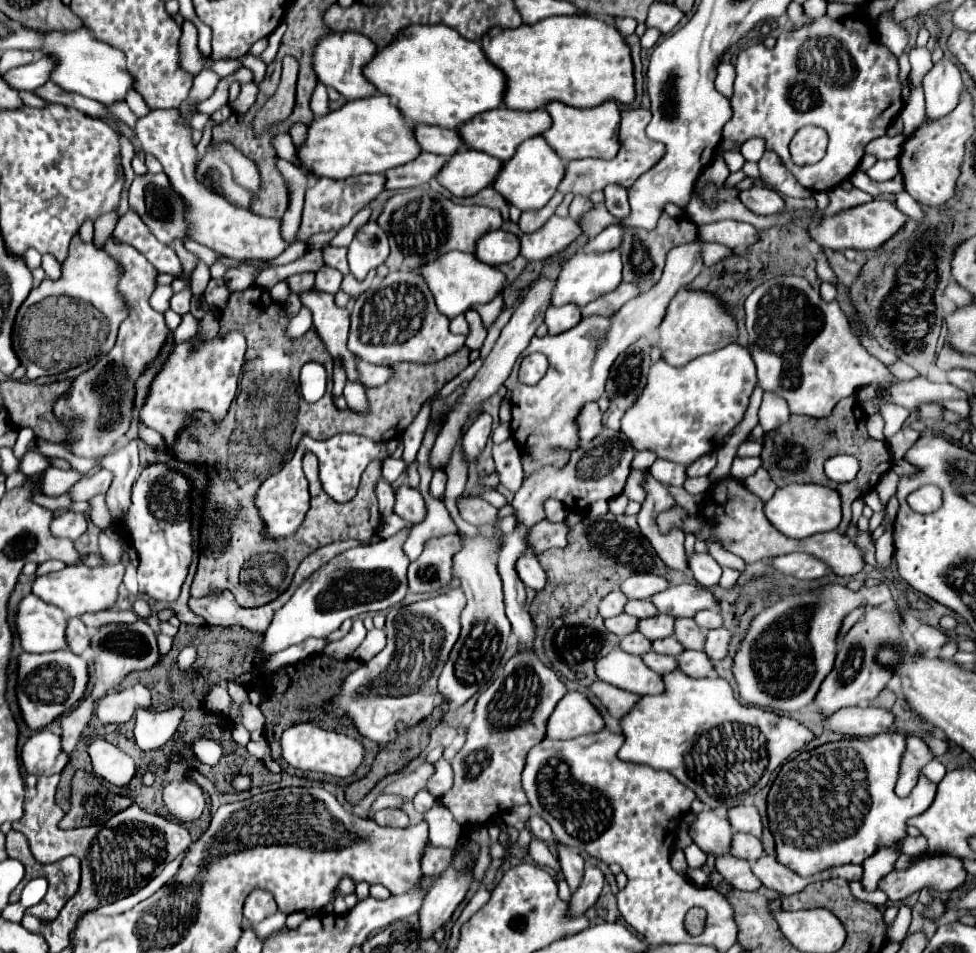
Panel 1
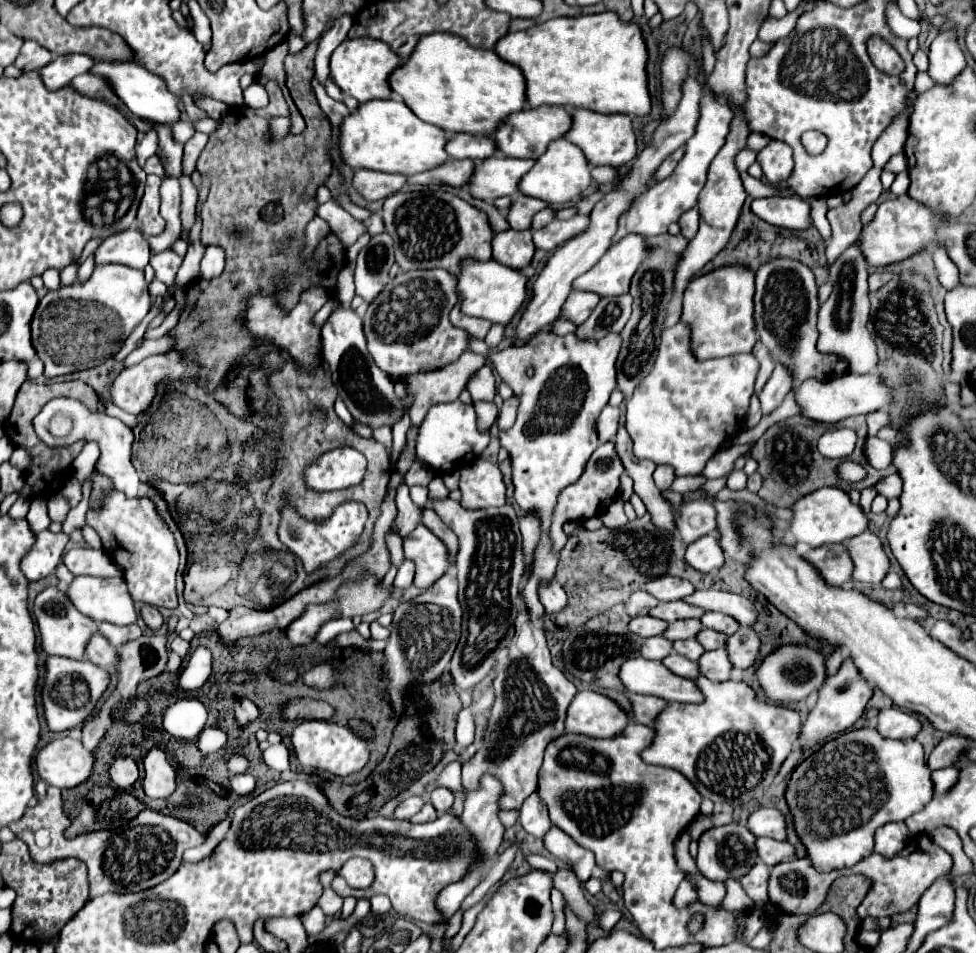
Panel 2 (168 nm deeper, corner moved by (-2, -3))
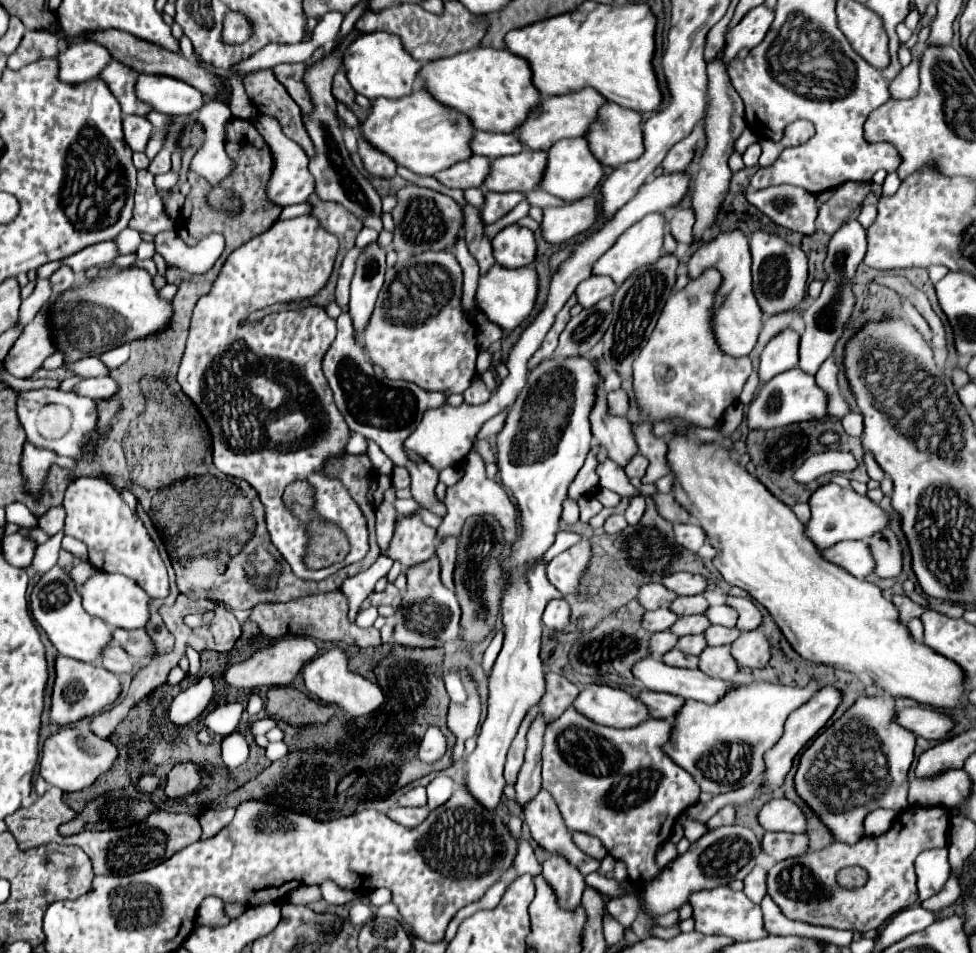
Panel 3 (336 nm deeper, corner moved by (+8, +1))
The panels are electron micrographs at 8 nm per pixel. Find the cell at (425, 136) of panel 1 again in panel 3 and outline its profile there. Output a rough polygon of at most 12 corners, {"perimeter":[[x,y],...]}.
{"perimeter":[[476,132],[472,152],[486,158],[520,154],[518,134]]}

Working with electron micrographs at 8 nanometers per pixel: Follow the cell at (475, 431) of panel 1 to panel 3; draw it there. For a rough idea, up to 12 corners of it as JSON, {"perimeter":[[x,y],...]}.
{"perimeter":[[474,378],[464,392],[466,404],[484,404],[490,398],[482,378]]}

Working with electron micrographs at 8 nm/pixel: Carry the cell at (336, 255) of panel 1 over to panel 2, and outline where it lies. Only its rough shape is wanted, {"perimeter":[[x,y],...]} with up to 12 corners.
{"perimeter":[[370,234],[362,235],[346,251],[349,262],[354,262],[359,251],[370,241]]}

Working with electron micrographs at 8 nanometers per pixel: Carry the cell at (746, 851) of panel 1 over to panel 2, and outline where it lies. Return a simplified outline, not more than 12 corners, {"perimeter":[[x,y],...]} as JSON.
{"perimeter":[[756,838],[756,854],[766,866],[794,856],[788,842]]}

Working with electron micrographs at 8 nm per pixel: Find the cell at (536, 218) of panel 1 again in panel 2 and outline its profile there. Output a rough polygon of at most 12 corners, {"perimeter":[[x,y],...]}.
{"perimeter":[[514,196],[512,230],[530,230],[534,214],[548,208],[536,198]]}

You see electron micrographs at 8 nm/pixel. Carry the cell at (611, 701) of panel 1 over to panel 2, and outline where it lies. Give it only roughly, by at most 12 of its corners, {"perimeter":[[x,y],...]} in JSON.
{"perimeter":[[626,692],[634,720],[650,726],[668,704],[656,696]]}

